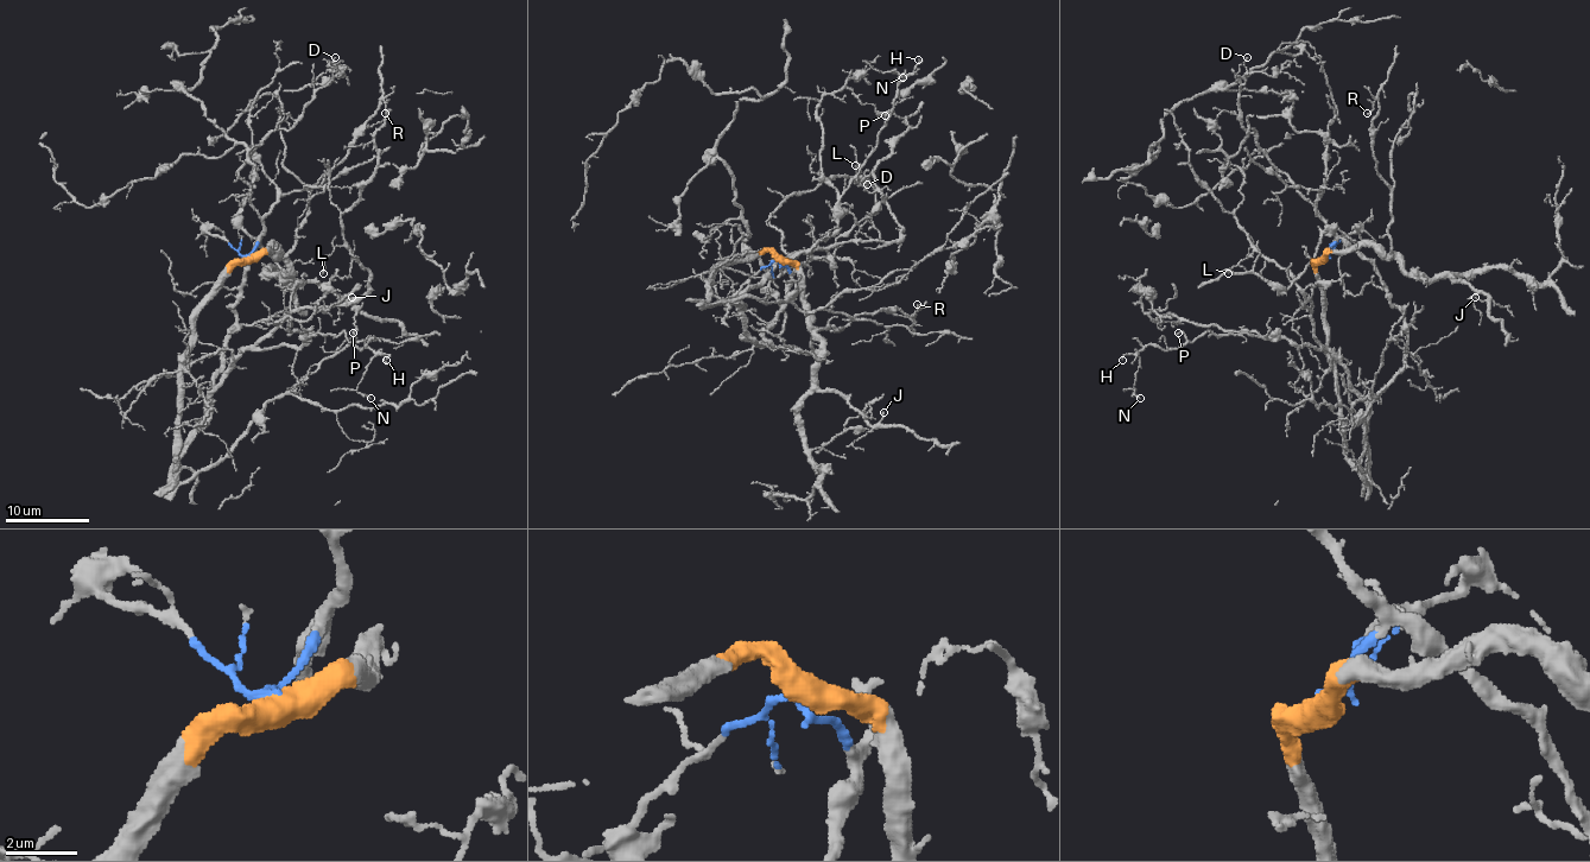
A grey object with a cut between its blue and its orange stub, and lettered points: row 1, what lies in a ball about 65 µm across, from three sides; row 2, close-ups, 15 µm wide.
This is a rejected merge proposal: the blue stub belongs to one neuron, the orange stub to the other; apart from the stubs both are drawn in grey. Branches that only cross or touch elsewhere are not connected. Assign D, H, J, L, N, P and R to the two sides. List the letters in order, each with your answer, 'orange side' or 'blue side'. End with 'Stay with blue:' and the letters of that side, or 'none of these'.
D: blue side
H: blue side
J: orange side
L: blue side
N: blue side
P: blue side
R: orange side
Stay with blue: D, H, L, N, P

